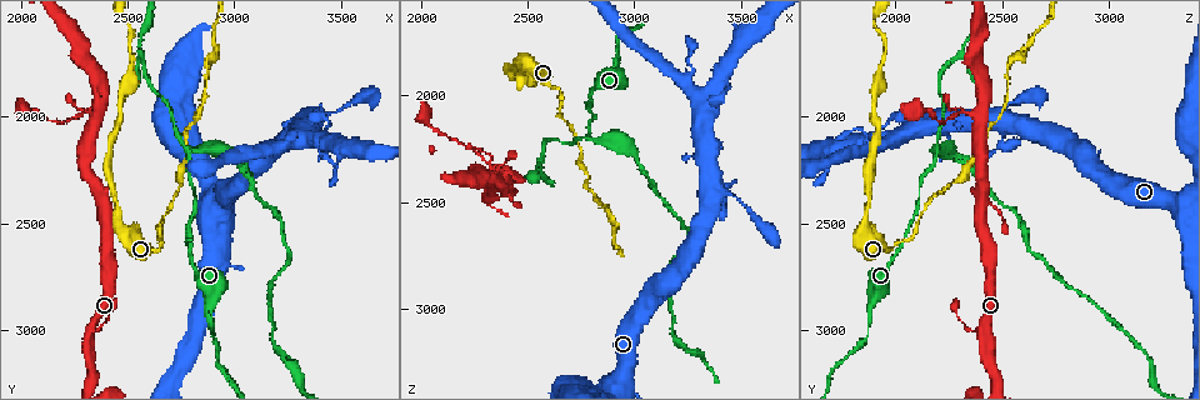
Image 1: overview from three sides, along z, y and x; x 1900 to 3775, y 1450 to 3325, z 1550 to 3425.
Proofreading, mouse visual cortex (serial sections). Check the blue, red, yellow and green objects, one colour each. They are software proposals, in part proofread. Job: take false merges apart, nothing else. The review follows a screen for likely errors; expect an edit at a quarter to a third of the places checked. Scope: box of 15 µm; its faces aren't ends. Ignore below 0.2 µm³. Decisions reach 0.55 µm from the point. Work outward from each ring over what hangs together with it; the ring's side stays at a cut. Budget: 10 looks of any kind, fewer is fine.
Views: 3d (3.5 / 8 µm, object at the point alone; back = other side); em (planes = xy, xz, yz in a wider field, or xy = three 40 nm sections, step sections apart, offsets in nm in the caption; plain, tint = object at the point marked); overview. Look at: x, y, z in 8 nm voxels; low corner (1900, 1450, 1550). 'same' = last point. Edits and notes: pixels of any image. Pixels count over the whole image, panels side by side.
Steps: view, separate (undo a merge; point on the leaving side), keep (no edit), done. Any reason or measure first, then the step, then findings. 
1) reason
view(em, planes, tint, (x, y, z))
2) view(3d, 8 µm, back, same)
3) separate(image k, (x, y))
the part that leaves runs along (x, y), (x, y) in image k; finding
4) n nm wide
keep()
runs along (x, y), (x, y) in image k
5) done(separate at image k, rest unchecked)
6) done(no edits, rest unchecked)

sharp bend
view(em, xy, step 2, tint, (2640, 2610, 1970))

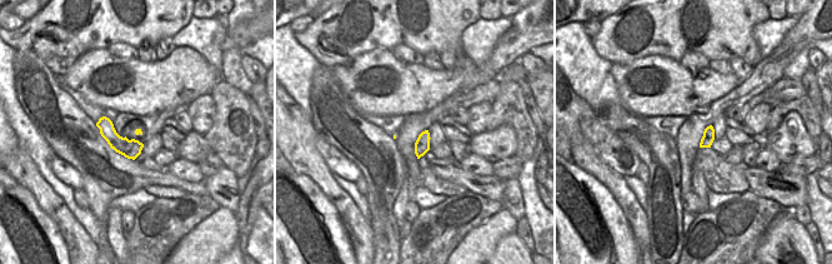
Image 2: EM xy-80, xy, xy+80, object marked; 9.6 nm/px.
view(3d, 3.5 µm, back, same)

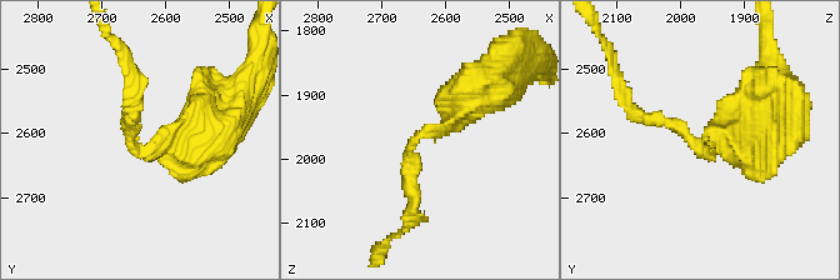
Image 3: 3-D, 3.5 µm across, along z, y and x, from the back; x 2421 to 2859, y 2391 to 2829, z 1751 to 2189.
arms of 150, 350 nm
separate(image 3, (685, 131))
border along (109, 119), (106, 140) in image 2; two cells meet here

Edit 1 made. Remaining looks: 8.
arms part here
view(3d, 3.5 µm, back, (2790, 2170, 2180))

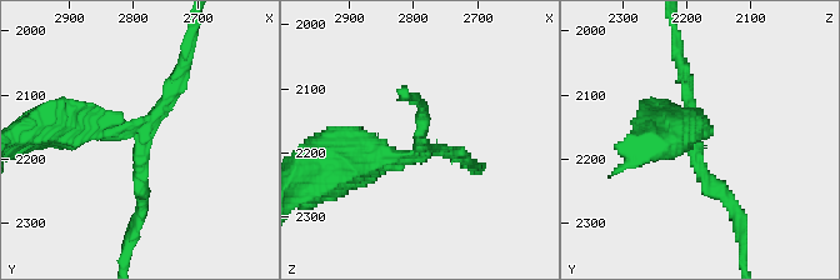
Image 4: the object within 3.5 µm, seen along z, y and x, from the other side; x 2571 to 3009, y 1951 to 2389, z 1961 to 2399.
3 arms; arms of 150, 200, 350 nm
view(em, xy, step 3, tint, (2790, 2180, 2185))

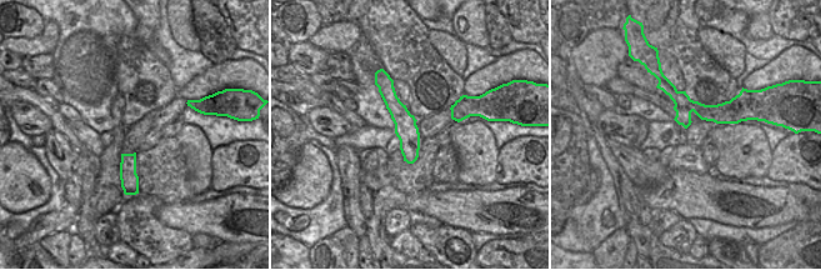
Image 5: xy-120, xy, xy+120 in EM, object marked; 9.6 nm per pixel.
separate(image 4, (371, 154))
the part that leaves runs along (415, 154), (361, 164), (315, 164) in image 4; two cells meet here

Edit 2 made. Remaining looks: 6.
sudden change in width
view(3d, 3.5 µm, (2290, 1990, 2290))

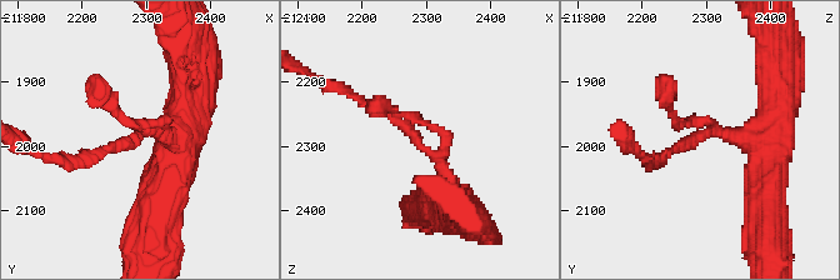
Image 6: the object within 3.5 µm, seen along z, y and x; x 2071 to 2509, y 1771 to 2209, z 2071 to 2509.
need the tissue
view(em, xy, step 1, tint, (2285, 1980, 2300))

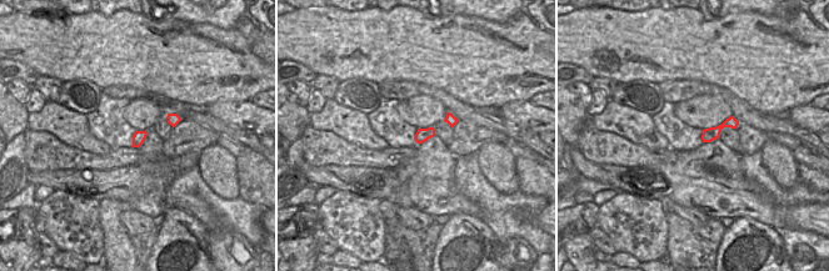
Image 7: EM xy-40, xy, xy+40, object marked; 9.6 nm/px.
view(em, xy, step 2, tint, same)

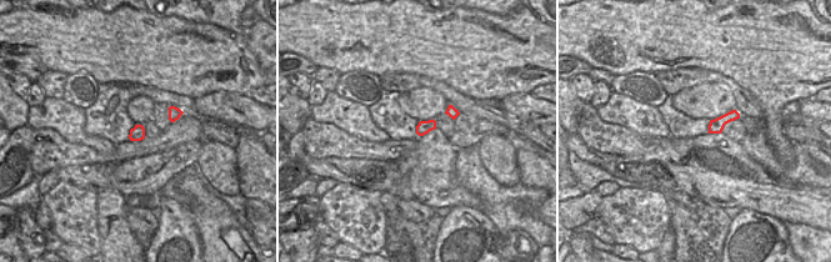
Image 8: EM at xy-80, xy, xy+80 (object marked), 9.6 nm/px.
keep()
runs along (456, 209), (414, 135), (356, 100) in image 6; continuous, no second cell

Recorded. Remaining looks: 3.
view(3d, 3.5 µm, (2890, 3020, 1860))

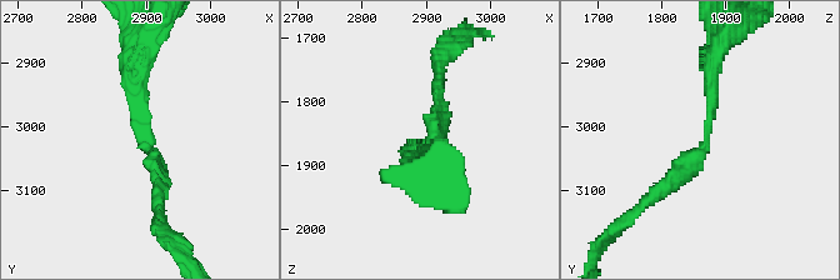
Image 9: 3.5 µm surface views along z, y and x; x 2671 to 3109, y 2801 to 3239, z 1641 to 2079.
arms of 150, 200 nm
view(em, xy, step 2, tint, (2895, 3015, 1875))

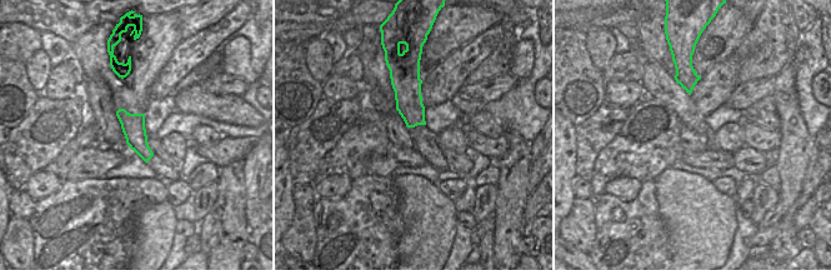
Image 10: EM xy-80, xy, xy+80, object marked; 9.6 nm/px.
keep()
runs along (710, 63), (708, 139), (650, 196) in image 9; all the same cell

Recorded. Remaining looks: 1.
done(separate at image 3, separate at image 4, rest unchecked)

